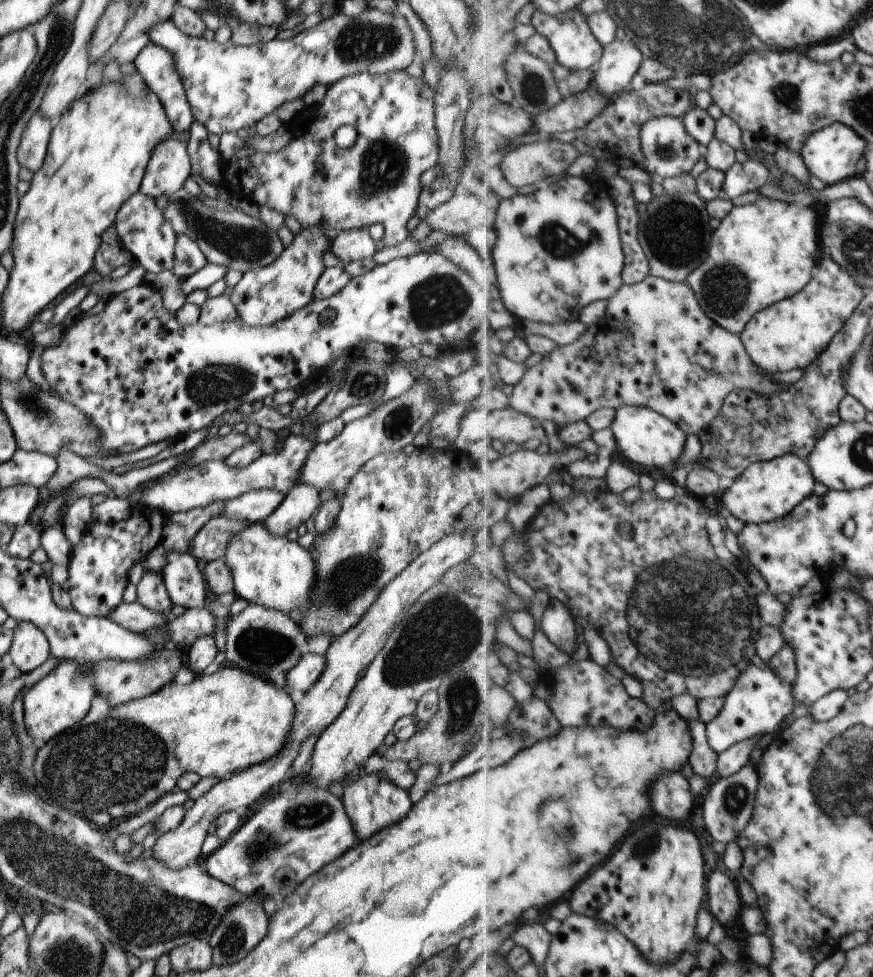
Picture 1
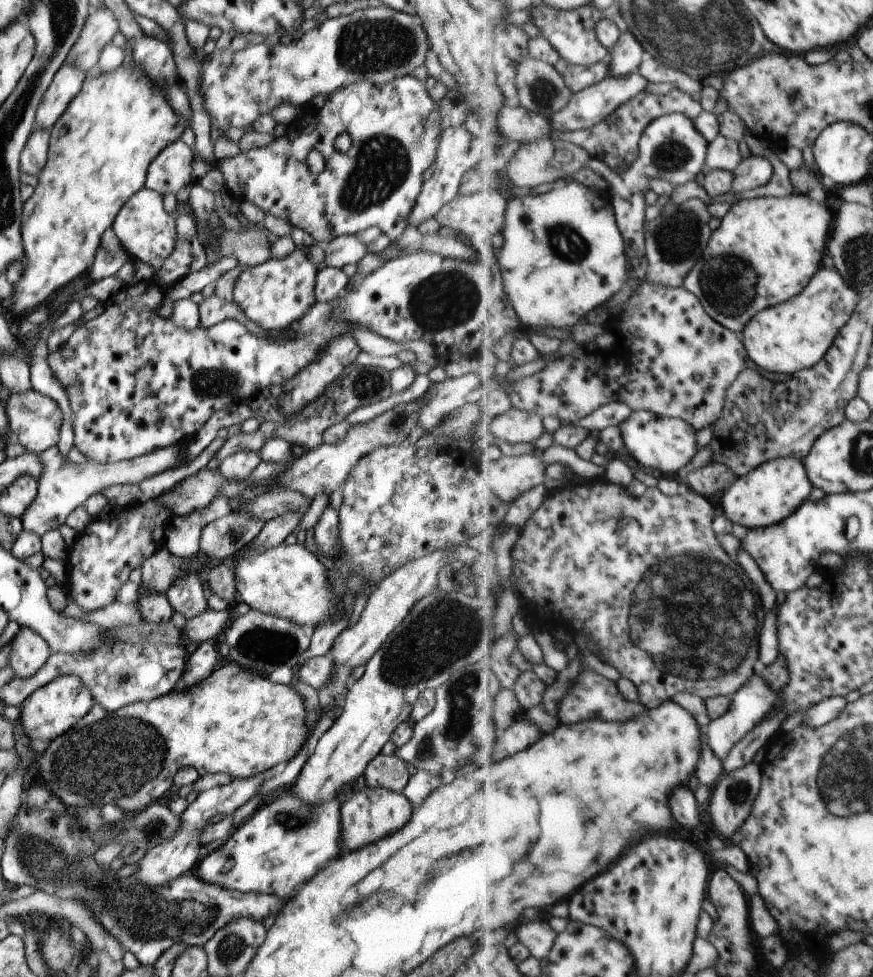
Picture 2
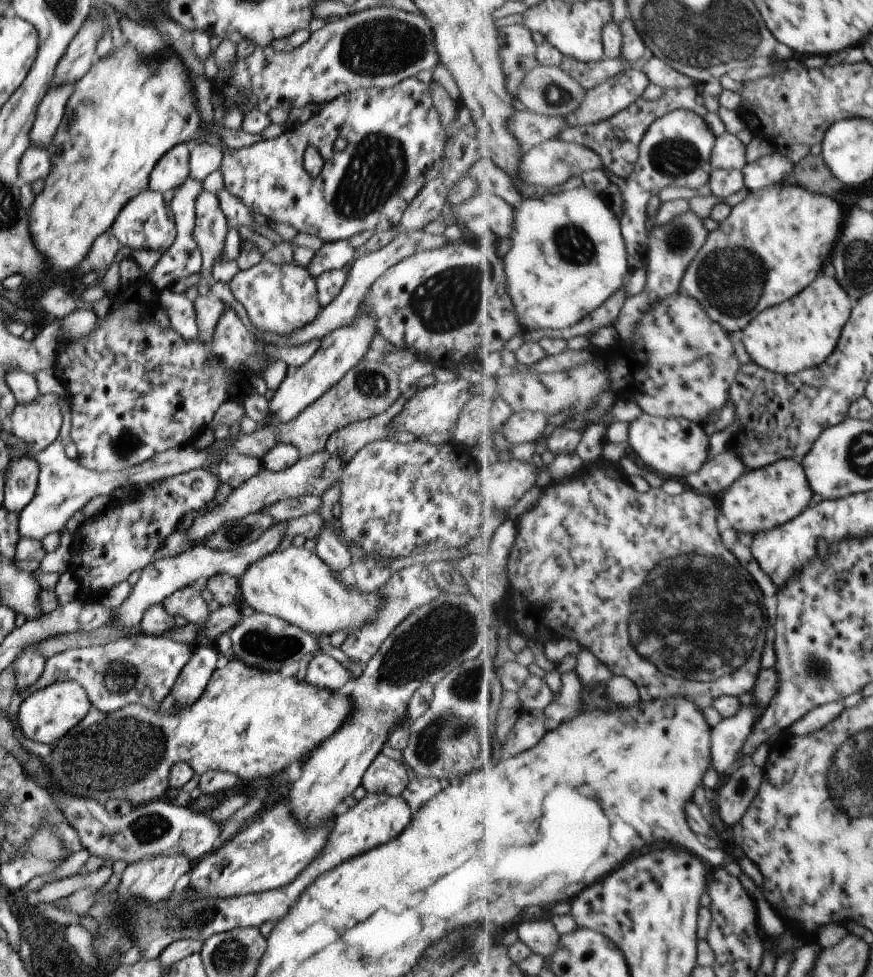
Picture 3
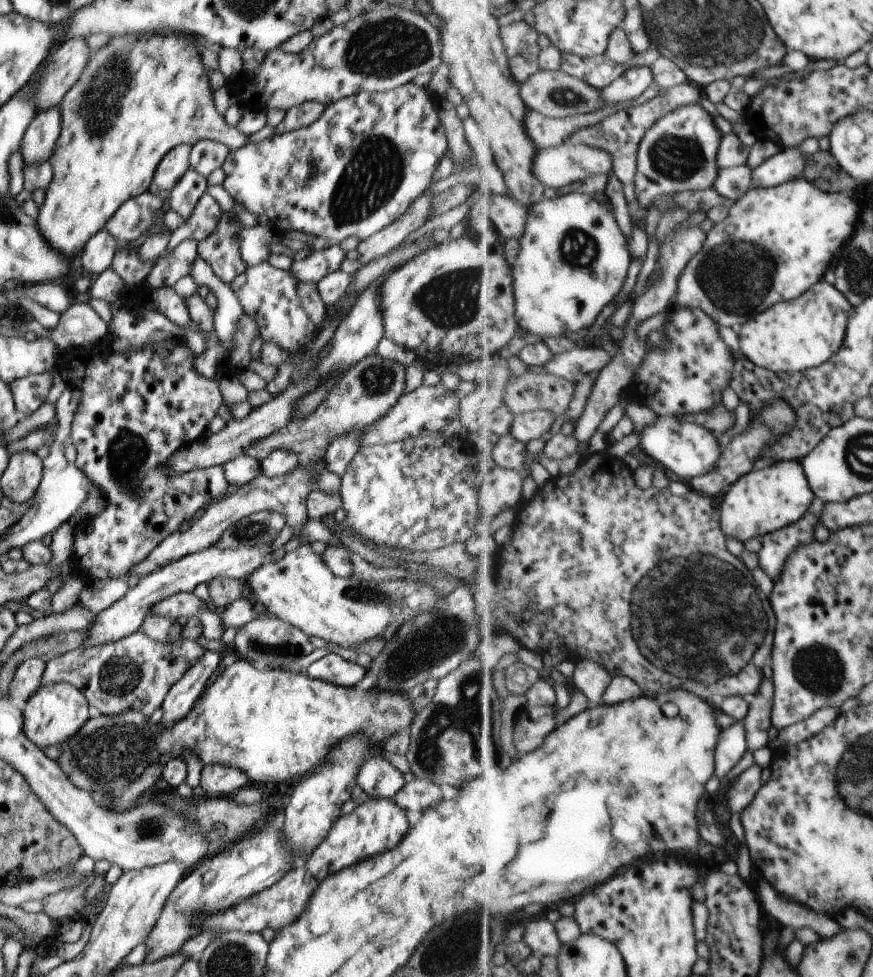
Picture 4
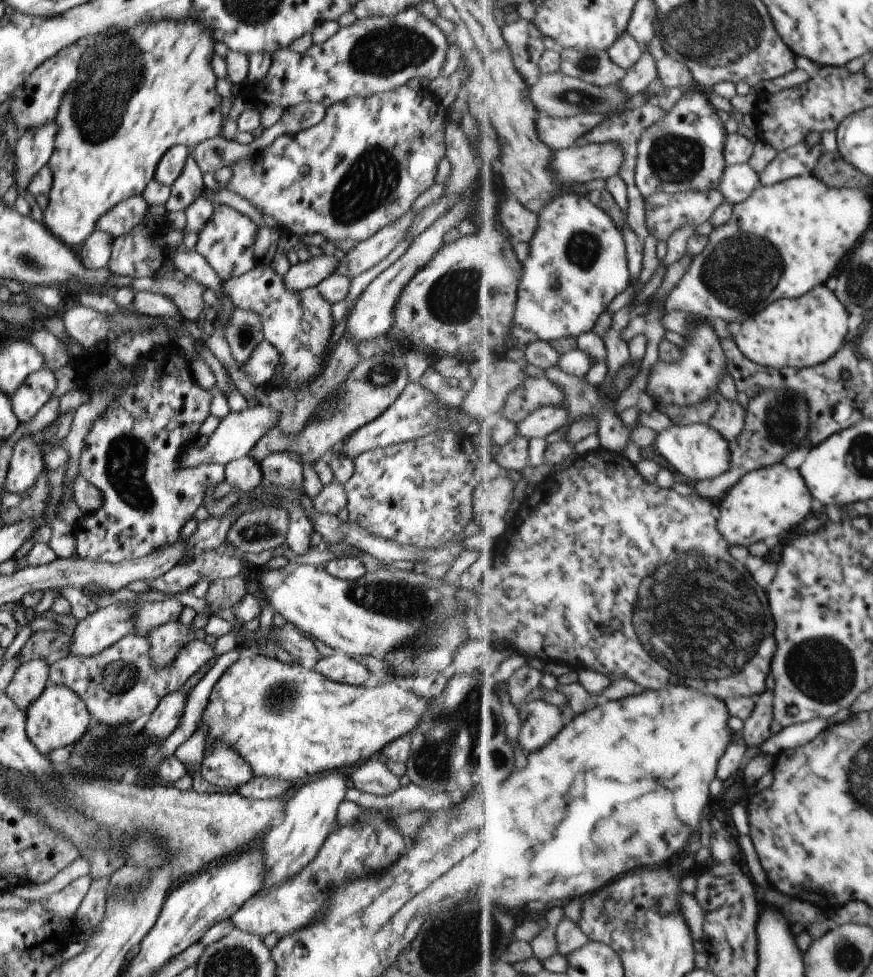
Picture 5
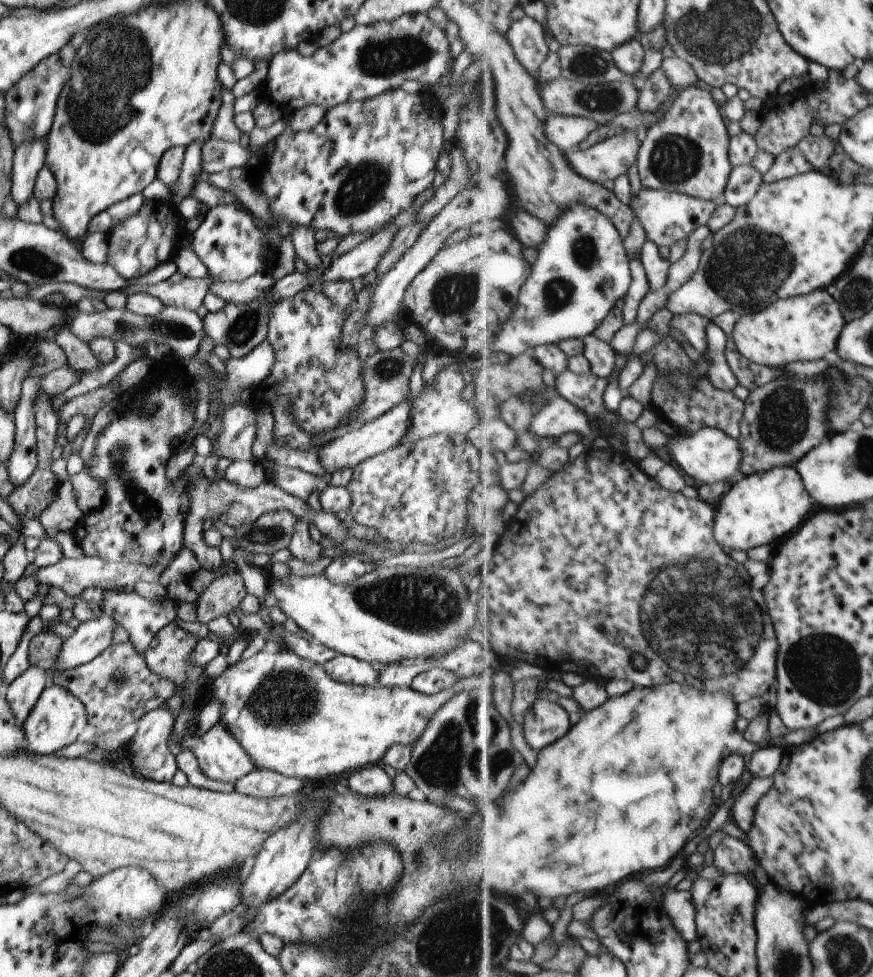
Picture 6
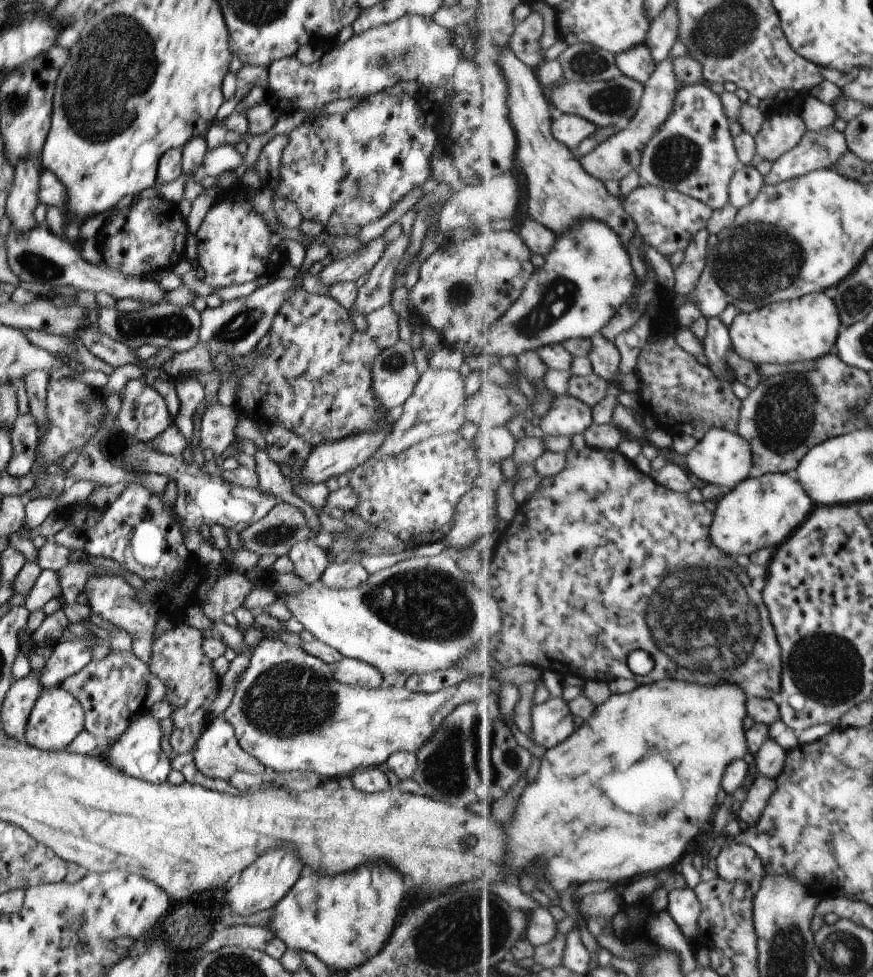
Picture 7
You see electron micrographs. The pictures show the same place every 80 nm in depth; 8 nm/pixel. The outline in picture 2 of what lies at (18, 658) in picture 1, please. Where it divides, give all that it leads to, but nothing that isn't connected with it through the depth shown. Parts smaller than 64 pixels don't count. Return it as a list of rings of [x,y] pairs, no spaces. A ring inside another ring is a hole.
[[[20,627],[9,644],[7,665],[13,669],[15,677],[29,678],[43,667],[49,656],[45,640],[32,629]]]

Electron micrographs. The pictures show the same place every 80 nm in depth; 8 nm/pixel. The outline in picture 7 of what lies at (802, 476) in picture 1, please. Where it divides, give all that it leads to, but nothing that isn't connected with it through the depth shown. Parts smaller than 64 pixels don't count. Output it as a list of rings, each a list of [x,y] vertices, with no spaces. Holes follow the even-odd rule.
[[[768,473],[743,480],[733,491],[725,491],[713,510],[713,544],[730,557],[750,556],[762,549],[775,550],[783,545],[810,518],[815,510],[812,498],[795,474]]]

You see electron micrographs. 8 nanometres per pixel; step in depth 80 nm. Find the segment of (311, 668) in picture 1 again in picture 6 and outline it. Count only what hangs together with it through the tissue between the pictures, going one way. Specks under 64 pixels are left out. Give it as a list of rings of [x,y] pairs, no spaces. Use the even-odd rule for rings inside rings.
[[[336,654],[325,664],[321,664],[325,674],[339,683],[373,687],[377,684],[376,668],[363,660]]]

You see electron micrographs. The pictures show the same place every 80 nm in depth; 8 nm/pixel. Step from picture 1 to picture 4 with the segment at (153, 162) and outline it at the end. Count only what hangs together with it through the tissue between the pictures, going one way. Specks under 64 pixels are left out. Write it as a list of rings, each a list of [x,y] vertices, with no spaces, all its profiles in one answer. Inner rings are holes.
[[[187,144],[178,145],[161,158],[152,177],[152,184],[158,190],[171,191],[177,180],[187,172],[189,152],[190,147]]]

